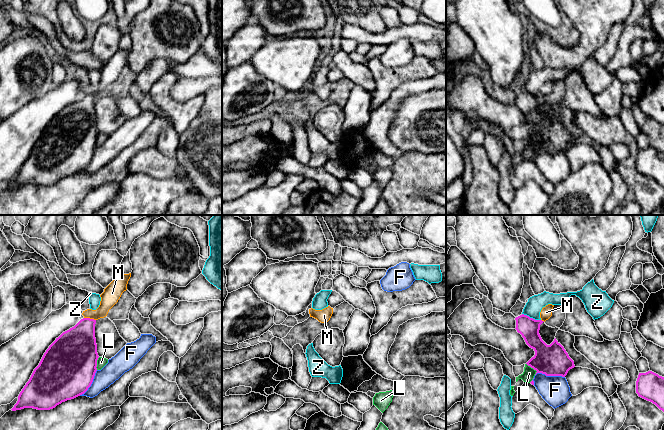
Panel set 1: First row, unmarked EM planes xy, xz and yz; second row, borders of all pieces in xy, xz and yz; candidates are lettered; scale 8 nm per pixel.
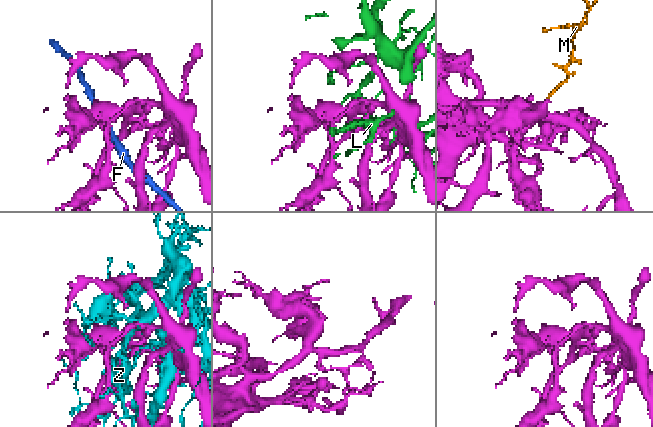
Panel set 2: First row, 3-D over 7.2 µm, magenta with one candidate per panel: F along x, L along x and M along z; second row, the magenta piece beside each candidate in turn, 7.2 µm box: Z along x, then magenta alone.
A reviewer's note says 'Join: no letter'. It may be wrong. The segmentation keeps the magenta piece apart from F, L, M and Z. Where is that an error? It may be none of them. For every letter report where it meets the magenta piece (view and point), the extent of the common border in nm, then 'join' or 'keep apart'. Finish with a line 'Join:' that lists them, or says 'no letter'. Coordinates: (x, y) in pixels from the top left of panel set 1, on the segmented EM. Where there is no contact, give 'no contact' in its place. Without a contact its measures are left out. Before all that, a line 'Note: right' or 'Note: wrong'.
Note: right
F: yz (550, 375) | 240 nm | keep apart
L: yz (533, 368) | 120 nm | keep apart
M: xy (89, 318) | 100 nm | keep apart
Z: yz (531, 318) | 160 nm | keep apart
Join: no letter

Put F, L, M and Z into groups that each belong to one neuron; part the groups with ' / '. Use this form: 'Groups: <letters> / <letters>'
Groups: F / L / M / Z

